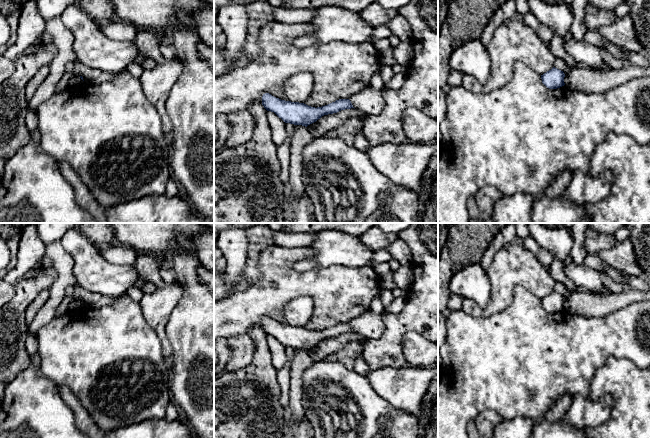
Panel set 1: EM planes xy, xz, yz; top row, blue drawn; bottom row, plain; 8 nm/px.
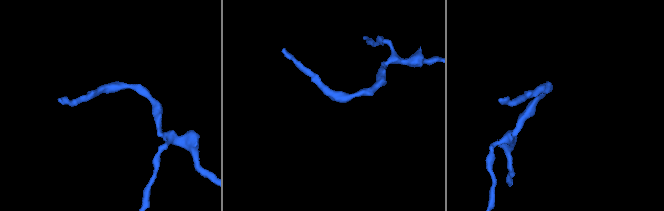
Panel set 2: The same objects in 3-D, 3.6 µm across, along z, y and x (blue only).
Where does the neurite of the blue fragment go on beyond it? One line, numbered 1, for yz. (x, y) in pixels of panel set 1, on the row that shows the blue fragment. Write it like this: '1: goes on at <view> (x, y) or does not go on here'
1: does not go on here

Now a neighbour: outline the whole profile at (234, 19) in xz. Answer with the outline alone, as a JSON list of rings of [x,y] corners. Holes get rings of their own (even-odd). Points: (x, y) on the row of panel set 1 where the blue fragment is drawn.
[[[231,4],[222,7],[217,14],[217,23],[227,37],[223,51],[227,65],[232,66],[238,57],[244,56],[243,48],[249,23],[247,5]]]

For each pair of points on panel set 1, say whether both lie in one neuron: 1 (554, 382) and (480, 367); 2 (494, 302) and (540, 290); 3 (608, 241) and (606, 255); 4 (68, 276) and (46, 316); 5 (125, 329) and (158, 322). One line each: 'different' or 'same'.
1: same
2: same
3: different
4: same
5: different

